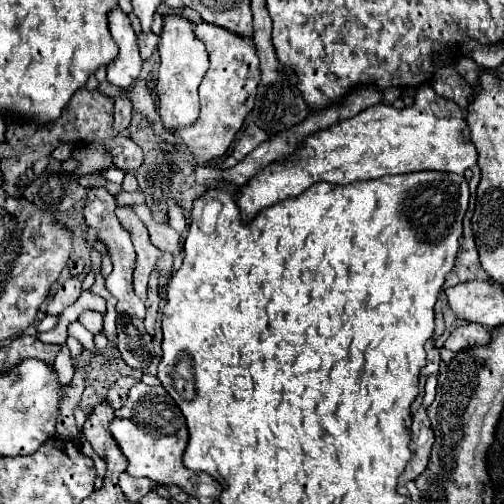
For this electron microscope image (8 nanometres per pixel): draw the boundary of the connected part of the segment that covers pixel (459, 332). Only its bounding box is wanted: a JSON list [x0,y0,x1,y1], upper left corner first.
[445,323,491,351]

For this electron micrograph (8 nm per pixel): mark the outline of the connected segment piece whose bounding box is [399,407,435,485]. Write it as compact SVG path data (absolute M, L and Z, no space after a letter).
M419 407L419 411L413 415L413 427L411 427L411 461L407 463L405 471L399 477L399 483L409 483L415 477L419 477L419 473L427 467L429 463L429 455L431 455L431 447L433 447L435 435L431 431L431 423L427 419L425 407Z

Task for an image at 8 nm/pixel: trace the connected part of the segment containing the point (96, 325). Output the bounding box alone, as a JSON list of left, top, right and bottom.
[79,311,103,333]

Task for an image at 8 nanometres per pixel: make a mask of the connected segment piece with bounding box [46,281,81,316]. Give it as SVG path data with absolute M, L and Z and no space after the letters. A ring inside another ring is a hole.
M65 281L59 287L57 295L48 302L46 314L59 316L65 307L73 305L79 299L79 295L81 295L81 281Z

